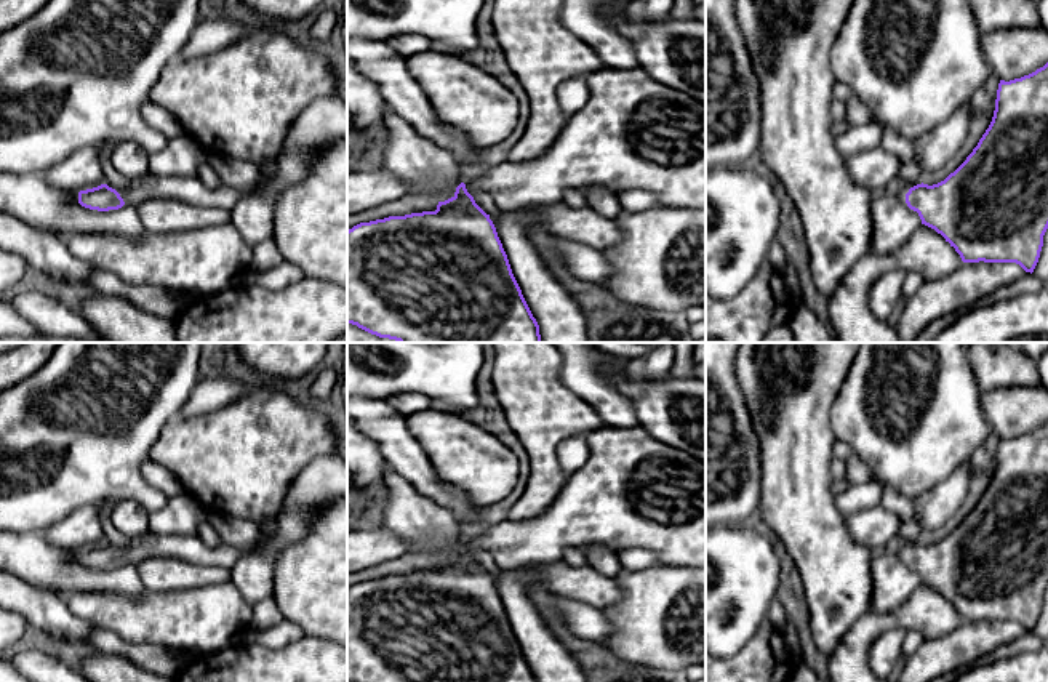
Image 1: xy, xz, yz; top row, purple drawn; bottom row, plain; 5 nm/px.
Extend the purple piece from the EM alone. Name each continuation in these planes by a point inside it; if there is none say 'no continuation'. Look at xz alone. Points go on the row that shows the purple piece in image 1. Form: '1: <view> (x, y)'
no continuation

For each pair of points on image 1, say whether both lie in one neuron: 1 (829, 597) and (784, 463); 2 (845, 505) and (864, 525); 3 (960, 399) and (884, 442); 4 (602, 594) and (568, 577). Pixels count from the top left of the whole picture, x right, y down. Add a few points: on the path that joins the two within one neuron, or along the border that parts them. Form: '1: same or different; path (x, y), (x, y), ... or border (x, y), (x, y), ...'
1: same; path (829, 564), (796, 497)
2: different; border (879, 505), (845, 516)
3: same; path (941, 407), (903, 442)
4: same; path (594, 589), (576, 583)

